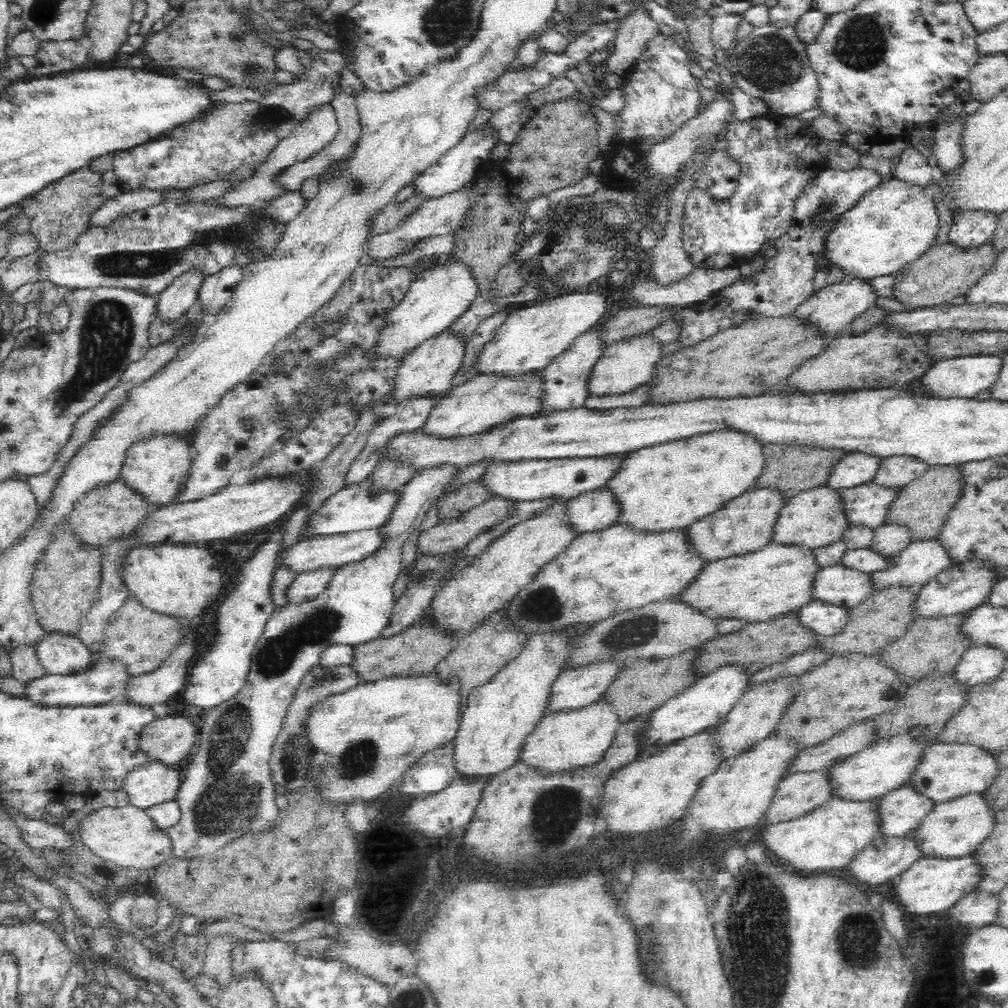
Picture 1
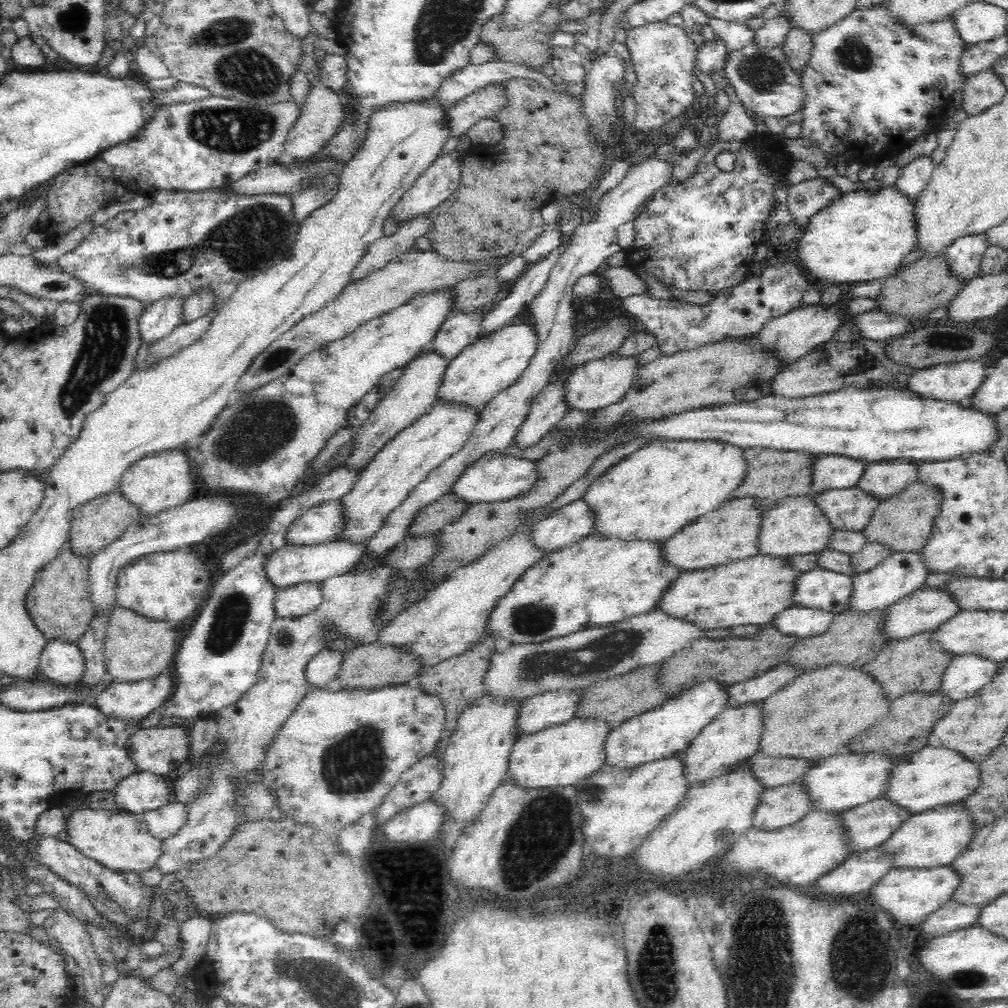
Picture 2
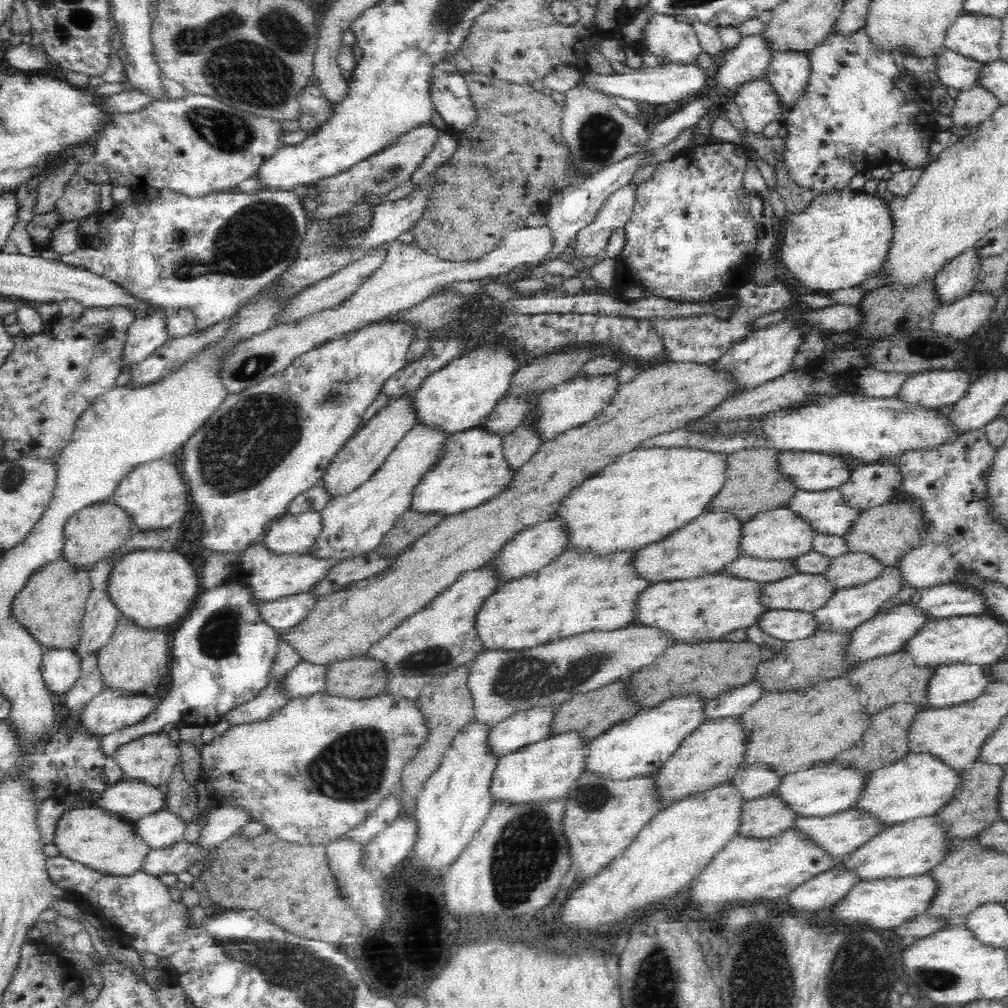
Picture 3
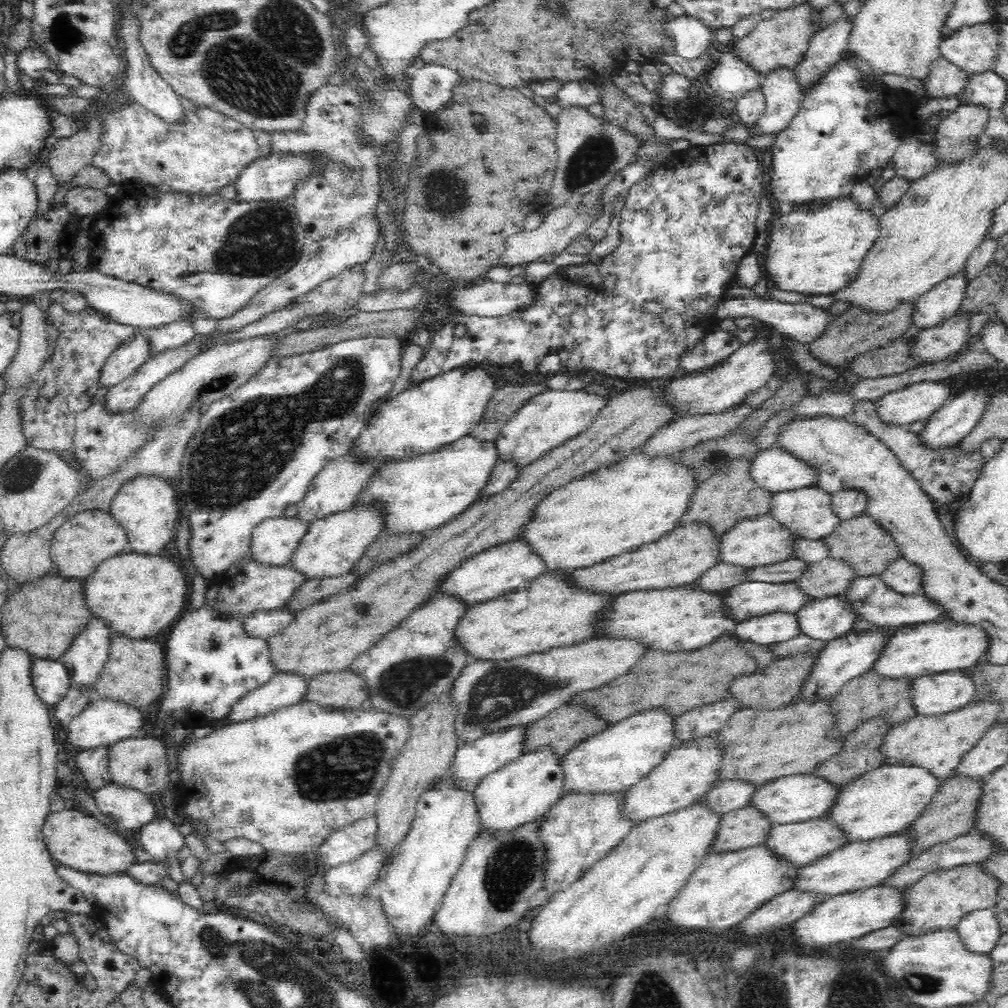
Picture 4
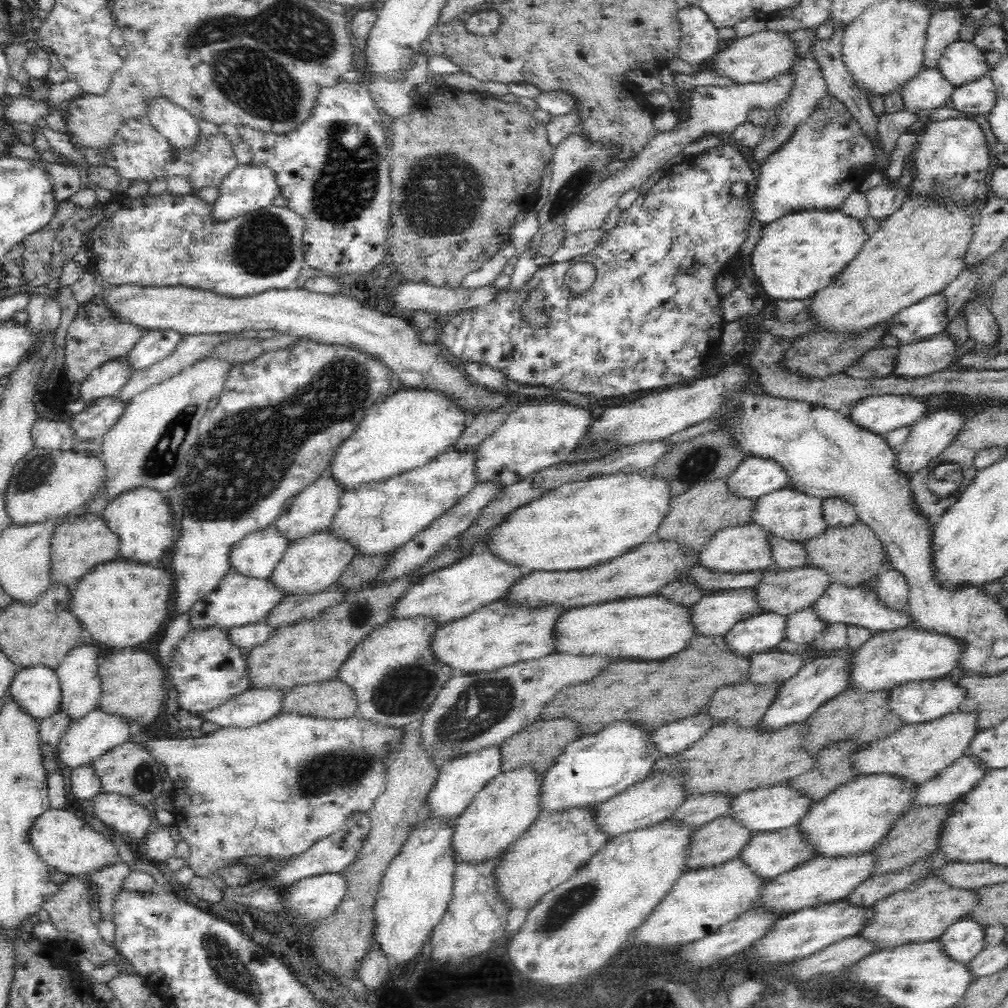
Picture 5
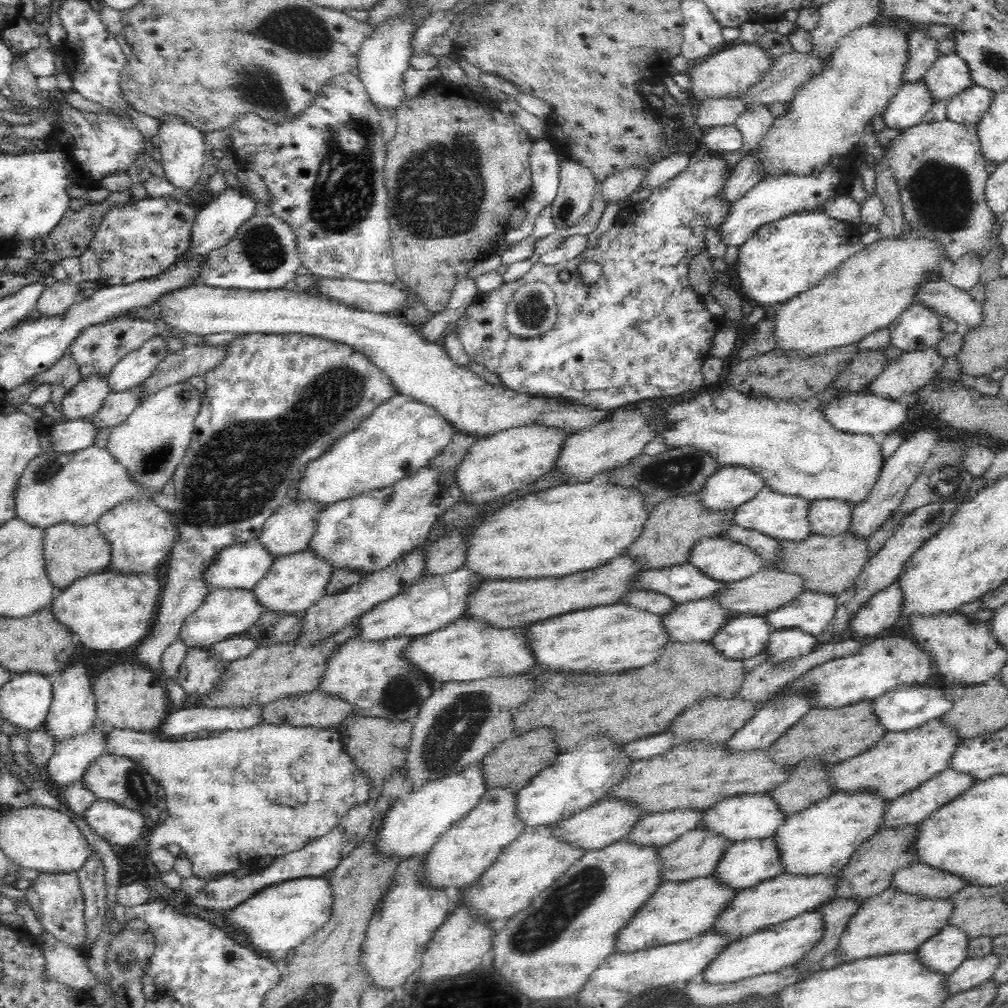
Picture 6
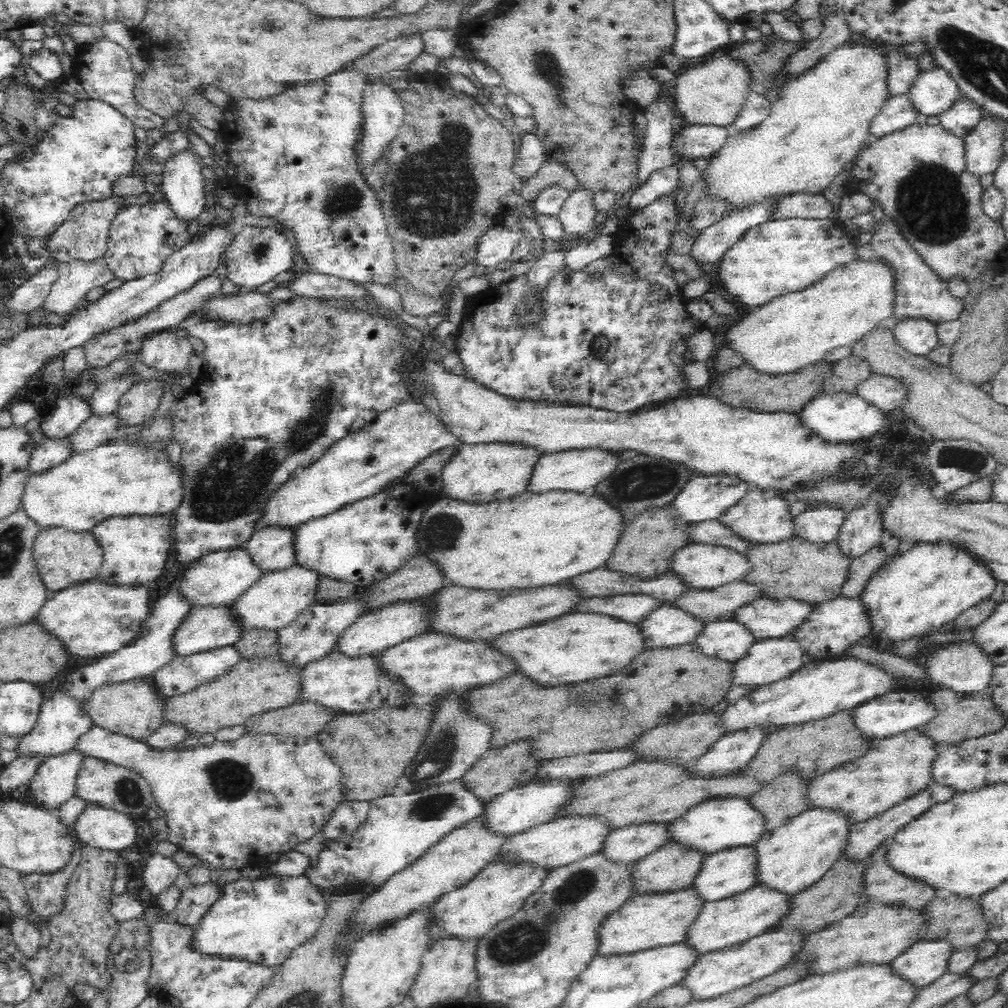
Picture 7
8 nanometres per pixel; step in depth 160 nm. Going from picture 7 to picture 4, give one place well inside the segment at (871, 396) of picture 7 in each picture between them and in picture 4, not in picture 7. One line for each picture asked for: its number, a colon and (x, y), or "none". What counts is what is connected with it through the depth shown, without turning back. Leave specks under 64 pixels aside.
4: (940, 342)
5: (921, 358)
6: (911, 371)

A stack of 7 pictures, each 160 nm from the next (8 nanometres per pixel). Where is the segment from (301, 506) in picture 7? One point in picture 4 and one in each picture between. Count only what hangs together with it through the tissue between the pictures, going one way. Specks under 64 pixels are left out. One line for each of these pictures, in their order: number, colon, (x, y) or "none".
4: (440, 410)
5: (410, 427)
6: (401, 435)

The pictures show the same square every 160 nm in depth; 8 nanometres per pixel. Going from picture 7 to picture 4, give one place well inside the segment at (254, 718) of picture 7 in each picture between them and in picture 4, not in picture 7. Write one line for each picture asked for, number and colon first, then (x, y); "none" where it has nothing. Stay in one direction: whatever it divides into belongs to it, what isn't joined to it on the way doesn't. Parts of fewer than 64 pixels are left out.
4: (346, 688)
5: (335, 699)
6: (317, 708)

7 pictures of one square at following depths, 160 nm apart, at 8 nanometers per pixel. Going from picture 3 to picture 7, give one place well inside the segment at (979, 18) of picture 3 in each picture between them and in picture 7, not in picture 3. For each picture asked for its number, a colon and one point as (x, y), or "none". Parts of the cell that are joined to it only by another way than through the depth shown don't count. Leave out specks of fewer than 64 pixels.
4: (974, 48)
5: (963, 61)
6: (950, 75)
7: (933, 92)

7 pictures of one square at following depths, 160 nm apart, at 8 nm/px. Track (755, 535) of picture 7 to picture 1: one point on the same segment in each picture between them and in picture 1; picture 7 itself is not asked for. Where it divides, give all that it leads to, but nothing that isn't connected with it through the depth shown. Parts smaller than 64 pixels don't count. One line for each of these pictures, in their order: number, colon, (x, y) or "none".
1: (868, 504)
2: (850, 509)
3: (829, 512)
4: (808, 512)
5: (788, 513)
6: (784, 517)

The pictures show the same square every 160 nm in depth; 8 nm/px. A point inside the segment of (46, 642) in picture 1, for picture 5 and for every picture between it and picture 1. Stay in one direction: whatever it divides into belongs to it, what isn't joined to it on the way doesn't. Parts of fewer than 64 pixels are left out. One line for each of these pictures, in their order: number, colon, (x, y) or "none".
2: (62, 662)
3: (60, 668)
4: (52, 680)
5: (37, 688)

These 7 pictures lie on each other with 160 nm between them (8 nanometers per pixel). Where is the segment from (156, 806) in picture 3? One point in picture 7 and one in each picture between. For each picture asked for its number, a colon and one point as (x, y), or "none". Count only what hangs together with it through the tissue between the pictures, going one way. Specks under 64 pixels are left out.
4: (130, 808)
5: (121, 813)
6: (120, 826)
7: (108, 829)

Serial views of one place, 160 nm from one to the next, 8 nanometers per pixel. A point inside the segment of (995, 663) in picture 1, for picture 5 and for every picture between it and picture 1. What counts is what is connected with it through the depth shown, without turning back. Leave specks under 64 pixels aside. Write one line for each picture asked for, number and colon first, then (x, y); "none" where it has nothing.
2: (967, 674)
3: (957, 682)
4: (943, 692)
5: (919, 701)

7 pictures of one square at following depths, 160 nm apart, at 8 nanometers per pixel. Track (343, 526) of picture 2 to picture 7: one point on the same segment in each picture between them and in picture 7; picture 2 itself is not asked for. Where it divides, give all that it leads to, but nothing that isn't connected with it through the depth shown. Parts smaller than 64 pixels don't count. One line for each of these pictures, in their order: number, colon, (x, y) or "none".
3: (291, 534)
4: (274, 541)
5: (257, 555)
6: (243, 565)
7: (222, 577)

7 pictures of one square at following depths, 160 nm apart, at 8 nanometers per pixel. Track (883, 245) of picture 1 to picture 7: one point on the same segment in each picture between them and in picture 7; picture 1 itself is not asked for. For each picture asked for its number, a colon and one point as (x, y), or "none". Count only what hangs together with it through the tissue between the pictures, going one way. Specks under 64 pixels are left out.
2: (865, 235)
3: (842, 238)
4: (818, 249)
5: (798, 255)
6: (783, 259)
7: (782, 256)

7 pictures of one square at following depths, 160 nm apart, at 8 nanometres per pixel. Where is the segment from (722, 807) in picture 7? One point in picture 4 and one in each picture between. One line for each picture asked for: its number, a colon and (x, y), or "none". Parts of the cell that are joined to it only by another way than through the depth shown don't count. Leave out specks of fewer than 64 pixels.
4: (799, 797)
5: (773, 807)
6: (745, 816)

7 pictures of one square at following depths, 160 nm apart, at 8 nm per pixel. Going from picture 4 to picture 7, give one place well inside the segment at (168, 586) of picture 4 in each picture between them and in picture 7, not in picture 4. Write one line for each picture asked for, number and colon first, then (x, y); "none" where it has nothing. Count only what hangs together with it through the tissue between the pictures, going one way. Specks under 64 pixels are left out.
5: (123, 603)
6: (106, 611)
7: (94, 618)

